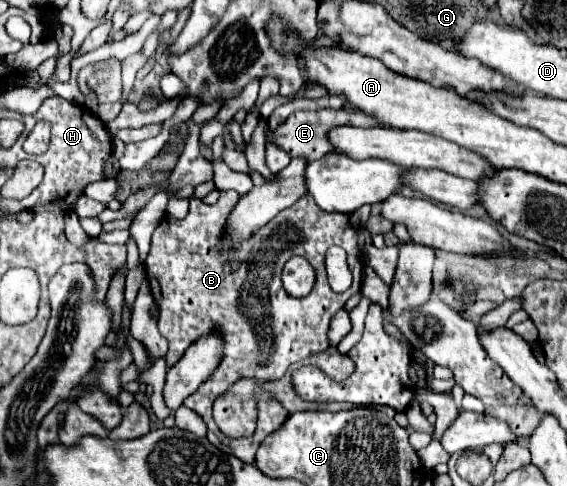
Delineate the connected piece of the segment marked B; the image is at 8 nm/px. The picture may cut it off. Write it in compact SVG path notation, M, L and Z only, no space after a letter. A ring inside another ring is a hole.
M224 190L220 192L220 200L212 206L198 198L190 198L190 212L182 220L164 214L152 234L146 272L158 306L158 328L170 342L166 356L168 368L178 362L178 356L182 356L188 346L194 344L194 340L210 334L212 330L222 330L224 346L220 364L212 376L186 398L186 408L202 416L208 426L208 440L218 450L252 464L256 444L268 434L276 432L288 418L288 412L276 400L266 398L266 392L262 392L262 396L258 396L258 426L250 436L252 440L226 440L212 418L214 400L226 394L226 390L242 378L254 378L258 382L278 380L294 362L326 350L326 334L332 314L336 314L362 286L364 252L358 246L358 230L348 224L350 216L322 212L310 194L256 230L250 240L242 244L230 244L230 240L224 240L224 232L228 216L238 198L238 192ZM332 244L338 244L346 250L348 266L354 276L352 286L344 294L332 292L324 270L324 254ZM292 256L306 258L316 272L314 288L302 298L292 298L282 288L280 280L282 266ZM260 288L268 288L266 298L260 296Z

